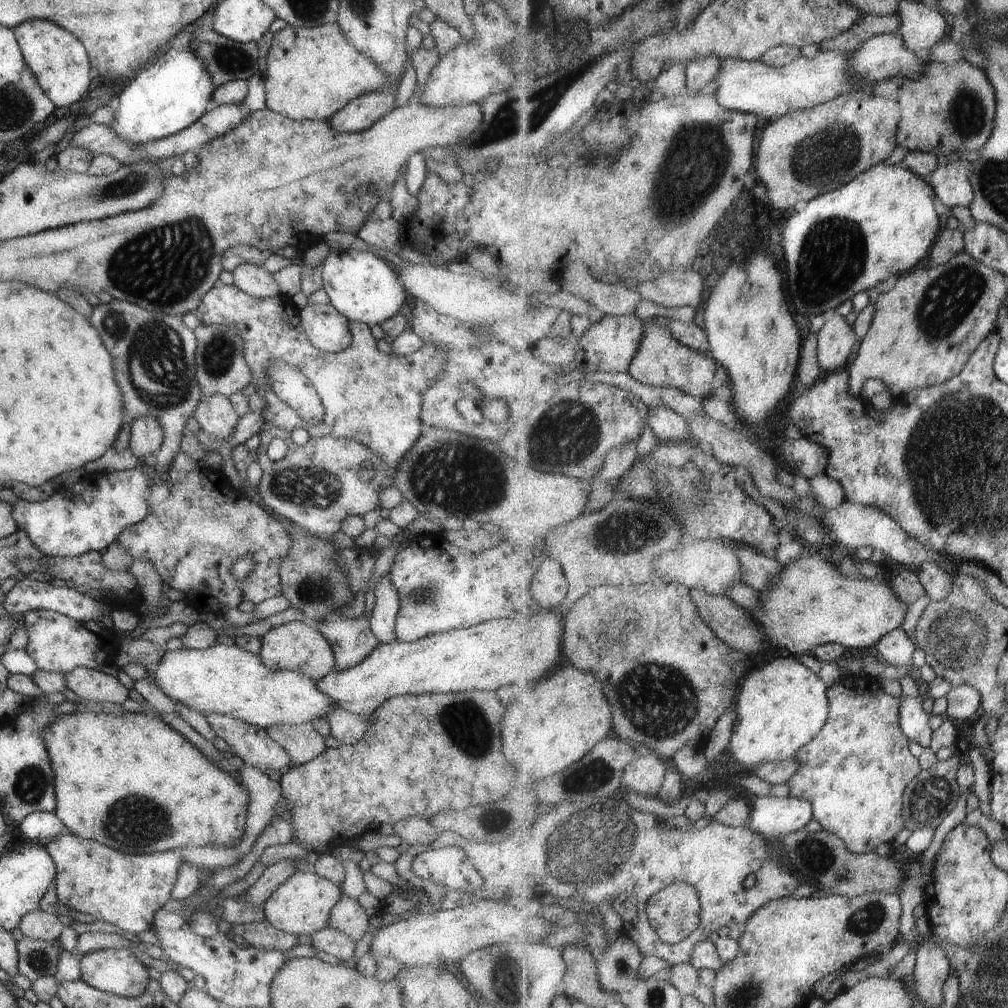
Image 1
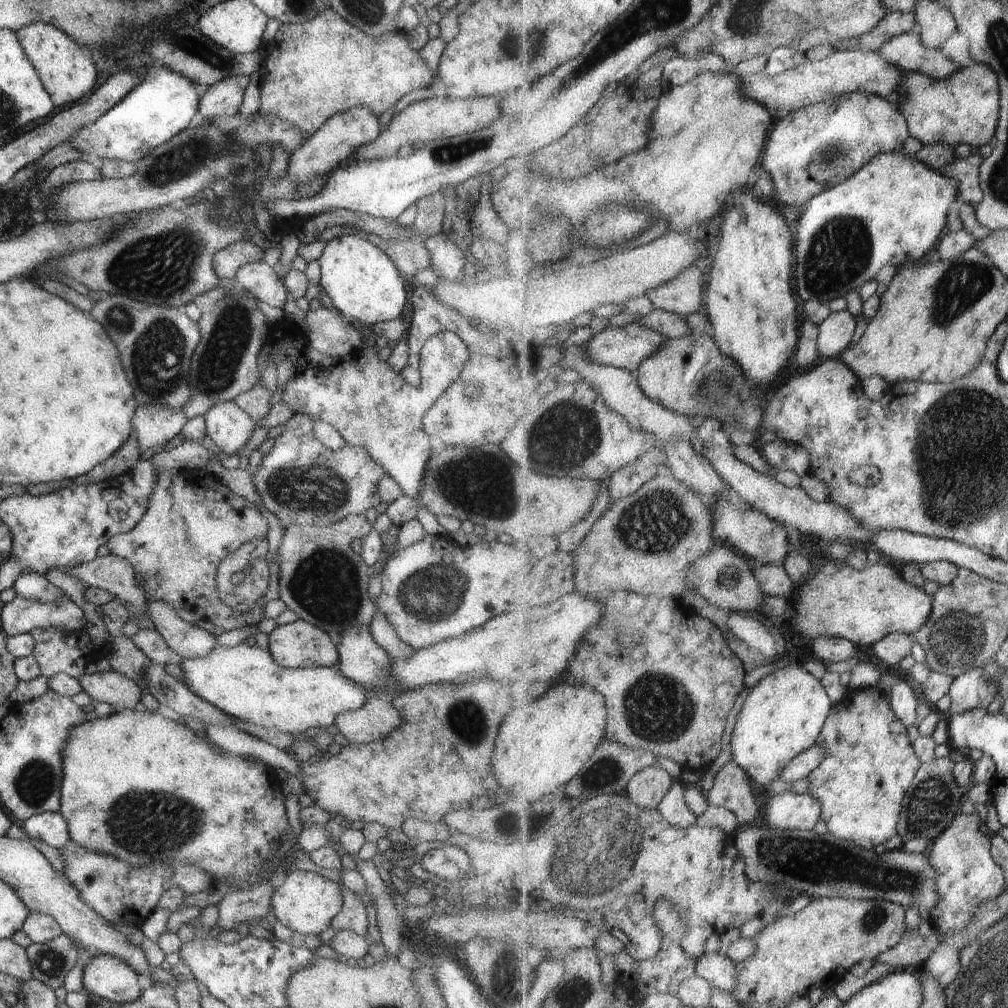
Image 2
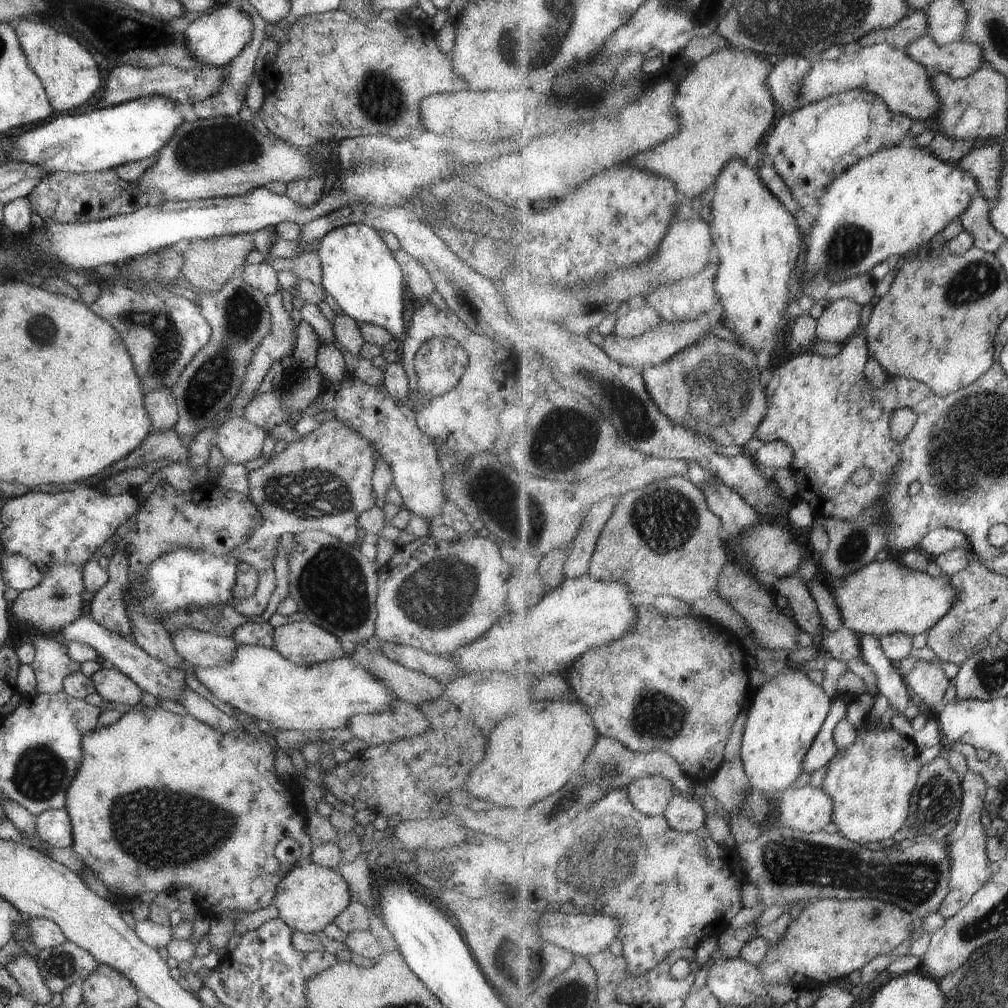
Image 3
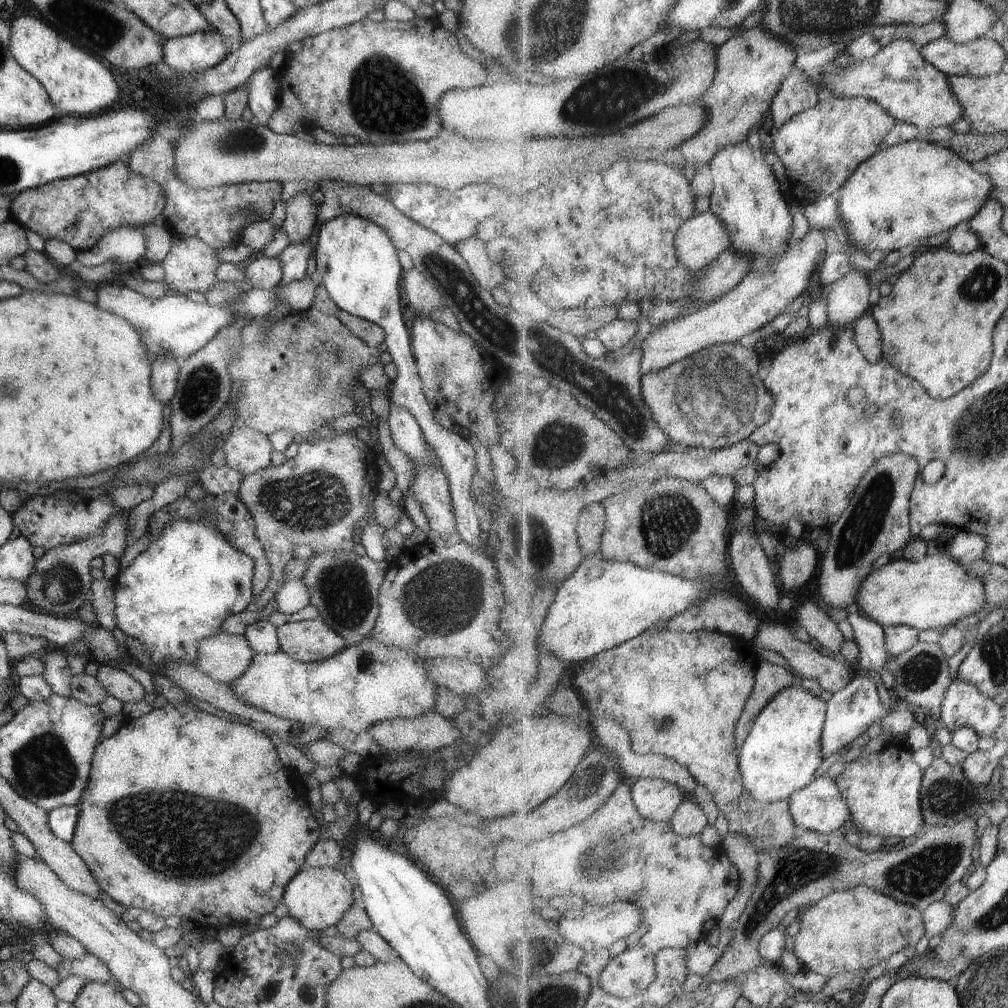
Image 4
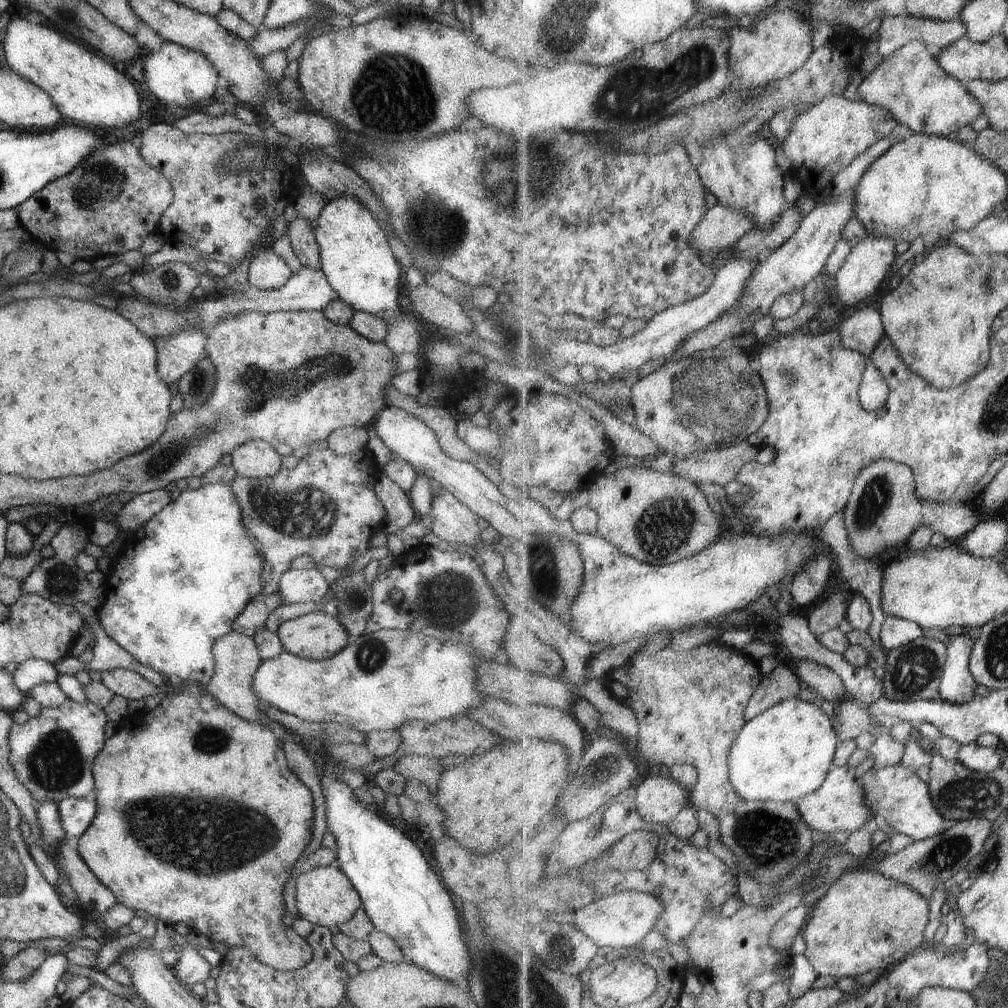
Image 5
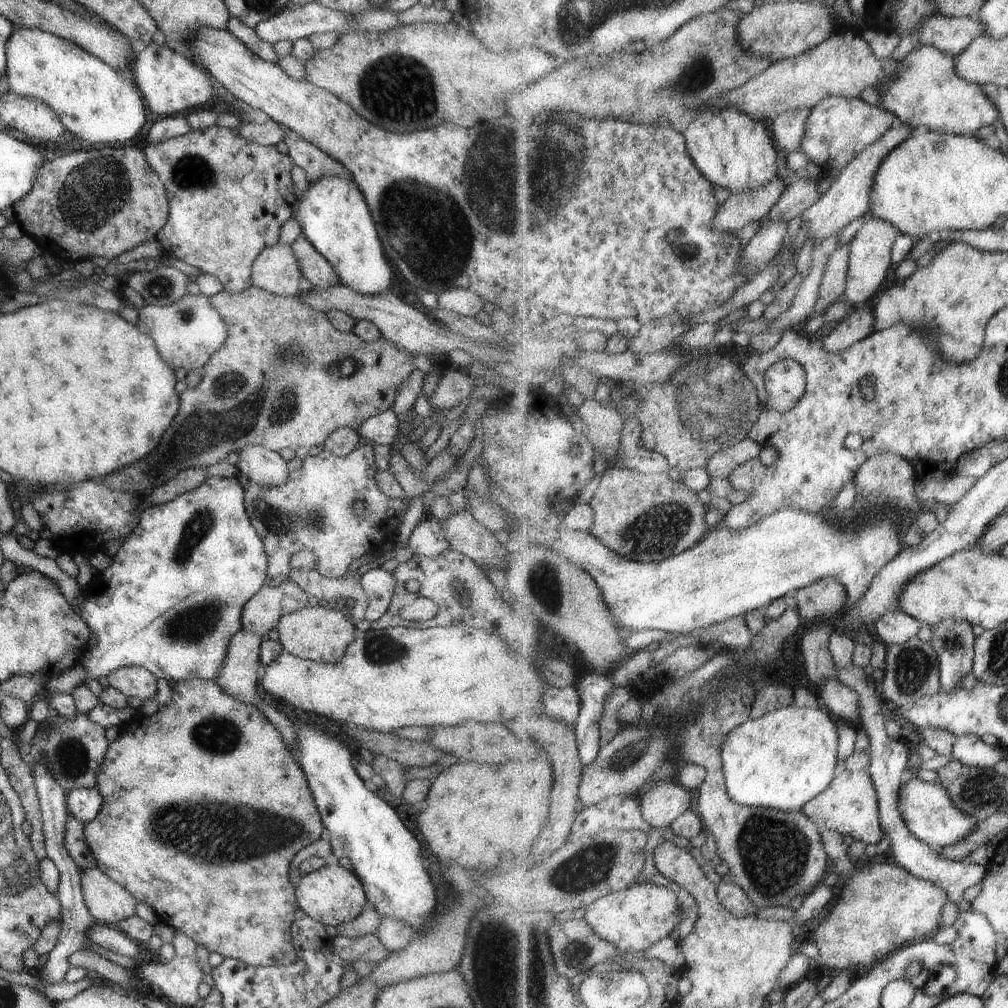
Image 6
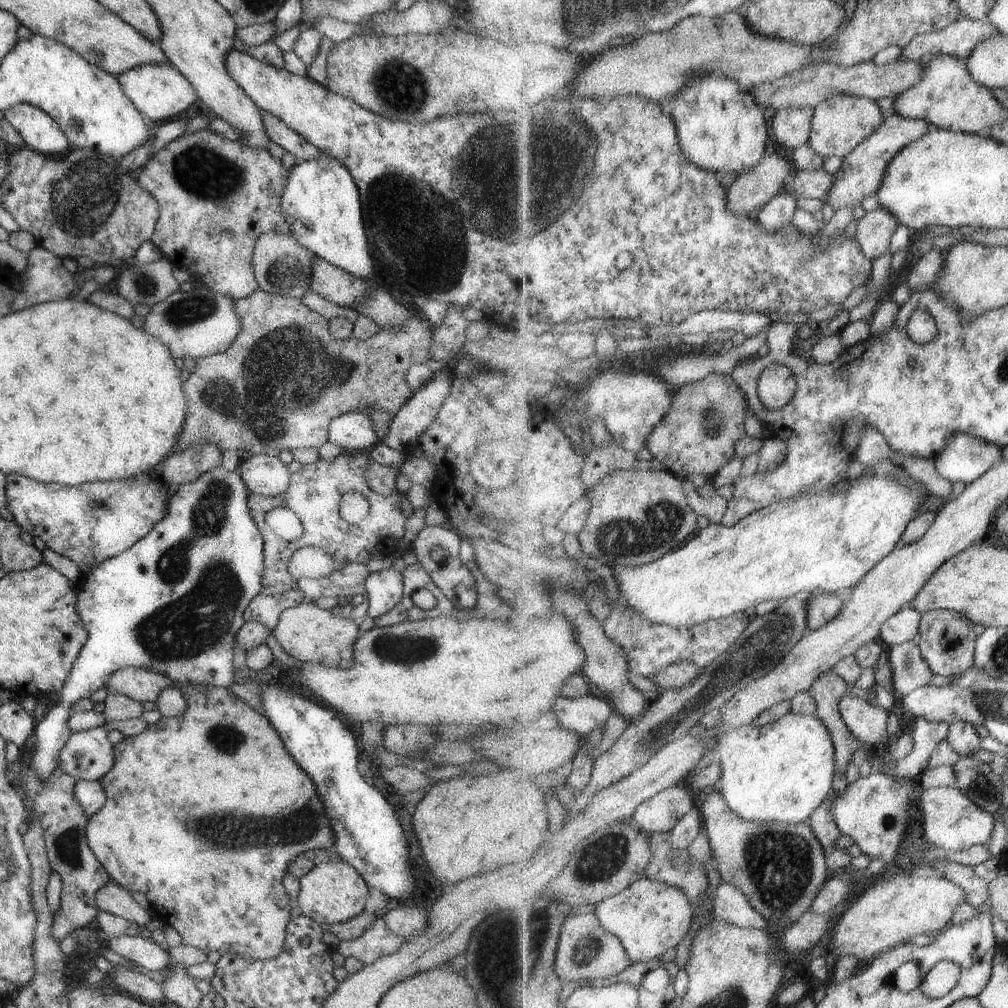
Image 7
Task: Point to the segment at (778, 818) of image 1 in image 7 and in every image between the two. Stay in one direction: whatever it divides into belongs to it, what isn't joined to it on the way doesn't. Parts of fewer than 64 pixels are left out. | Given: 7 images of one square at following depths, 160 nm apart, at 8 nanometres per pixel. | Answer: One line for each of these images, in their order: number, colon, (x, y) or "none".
2: (787, 810)
3: (808, 809)
4: (820, 807)
5: (839, 803)
6: (850, 806)
7: (872, 810)

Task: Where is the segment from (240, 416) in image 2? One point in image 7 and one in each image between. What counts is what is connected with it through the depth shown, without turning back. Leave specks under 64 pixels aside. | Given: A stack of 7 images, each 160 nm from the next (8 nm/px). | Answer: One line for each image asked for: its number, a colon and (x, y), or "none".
3: (238, 440)
4: (246, 450)
5: (254, 458)
6: (263, 466)
7: (266, 475)

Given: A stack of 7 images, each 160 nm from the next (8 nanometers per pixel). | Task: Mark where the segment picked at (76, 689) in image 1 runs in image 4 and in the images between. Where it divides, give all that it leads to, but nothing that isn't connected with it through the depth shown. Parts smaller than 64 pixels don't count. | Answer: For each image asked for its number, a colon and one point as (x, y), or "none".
2: (111, 687)
3: (112, 685)
4: (117, 683)

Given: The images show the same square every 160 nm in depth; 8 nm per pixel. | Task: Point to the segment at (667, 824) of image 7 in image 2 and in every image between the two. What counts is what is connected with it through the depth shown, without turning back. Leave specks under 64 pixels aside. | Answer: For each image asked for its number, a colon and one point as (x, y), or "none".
2: (648, 788)
3: (651, 794)
4: (656, 799)
5: (660, 800)
6: (663, 803)

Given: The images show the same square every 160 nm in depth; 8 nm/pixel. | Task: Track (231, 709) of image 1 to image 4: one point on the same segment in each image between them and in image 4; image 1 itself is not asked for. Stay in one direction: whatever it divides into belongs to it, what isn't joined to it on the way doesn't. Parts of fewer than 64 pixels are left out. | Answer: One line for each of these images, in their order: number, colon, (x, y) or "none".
2: (243, 681)
3: (256, 680)
4: (369, 682)

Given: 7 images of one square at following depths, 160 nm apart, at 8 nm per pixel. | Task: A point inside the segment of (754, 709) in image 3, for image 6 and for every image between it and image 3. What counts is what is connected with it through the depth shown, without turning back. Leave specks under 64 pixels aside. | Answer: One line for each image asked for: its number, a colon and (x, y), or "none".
4: (781, 755)
5: (784, 754)
6: (783, 760)

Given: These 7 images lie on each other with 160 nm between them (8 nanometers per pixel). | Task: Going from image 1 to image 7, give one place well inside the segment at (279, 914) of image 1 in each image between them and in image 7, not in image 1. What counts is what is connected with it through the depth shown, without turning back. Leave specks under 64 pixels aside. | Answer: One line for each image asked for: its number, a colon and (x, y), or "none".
2: (305, 902)
3: (308, 897)
4: (315, 897)
5: (324, 896)
6: (331, 894)
7: (331, 892)

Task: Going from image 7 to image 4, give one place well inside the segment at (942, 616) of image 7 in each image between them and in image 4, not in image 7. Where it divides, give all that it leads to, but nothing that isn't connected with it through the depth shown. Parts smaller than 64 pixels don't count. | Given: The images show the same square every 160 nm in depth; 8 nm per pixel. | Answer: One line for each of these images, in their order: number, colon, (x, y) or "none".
4: (965, 705)
5: (957, 685)
6: (954, 640)

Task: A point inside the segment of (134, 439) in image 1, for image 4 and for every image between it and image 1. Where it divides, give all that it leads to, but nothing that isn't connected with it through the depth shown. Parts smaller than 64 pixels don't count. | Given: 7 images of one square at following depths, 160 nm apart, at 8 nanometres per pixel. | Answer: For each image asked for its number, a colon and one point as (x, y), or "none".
2: (153, 425)
3: (159, 403)
4: (164, 369)

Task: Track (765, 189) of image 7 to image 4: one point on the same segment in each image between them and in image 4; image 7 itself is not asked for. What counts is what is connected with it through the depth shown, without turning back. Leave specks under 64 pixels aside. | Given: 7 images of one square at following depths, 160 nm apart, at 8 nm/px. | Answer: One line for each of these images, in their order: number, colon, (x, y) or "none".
4: (704, 238)
5: (721, 227)
6: (740, 209)

